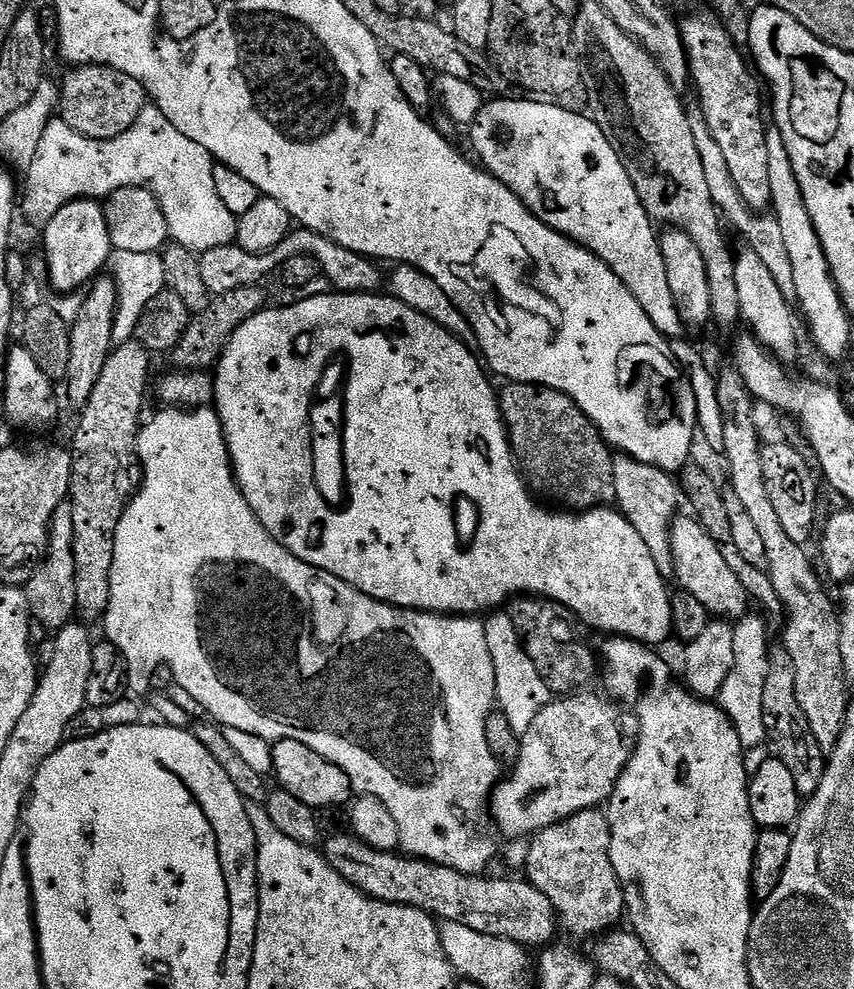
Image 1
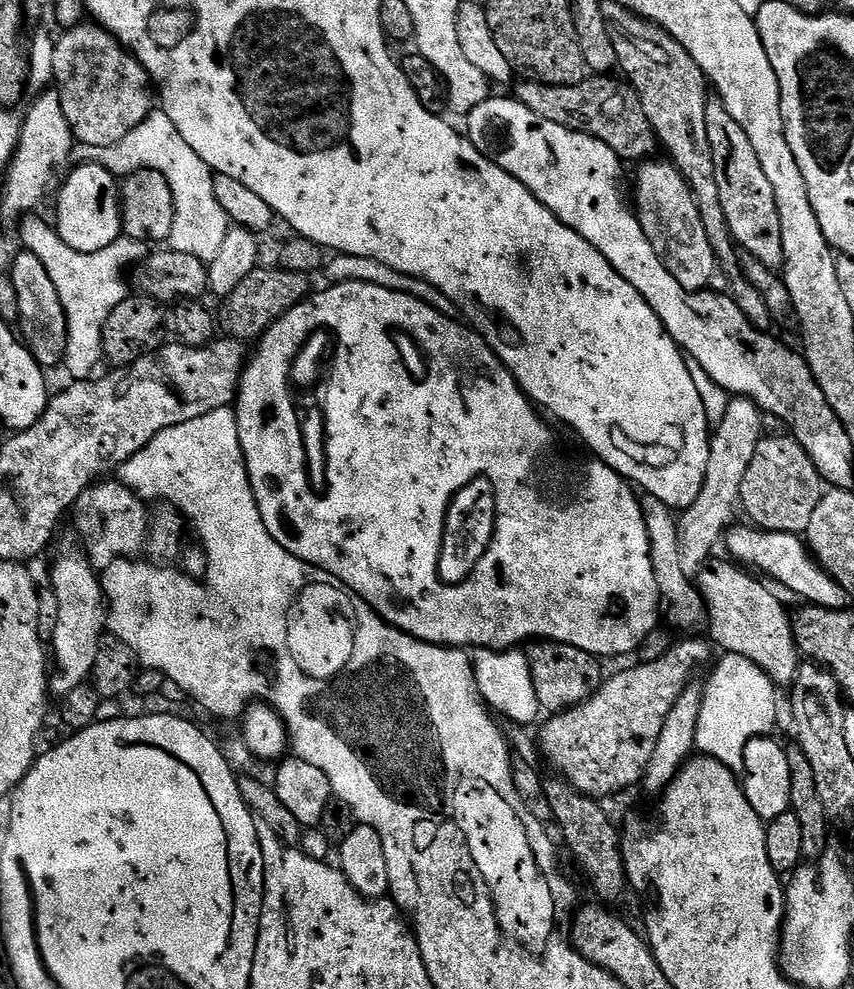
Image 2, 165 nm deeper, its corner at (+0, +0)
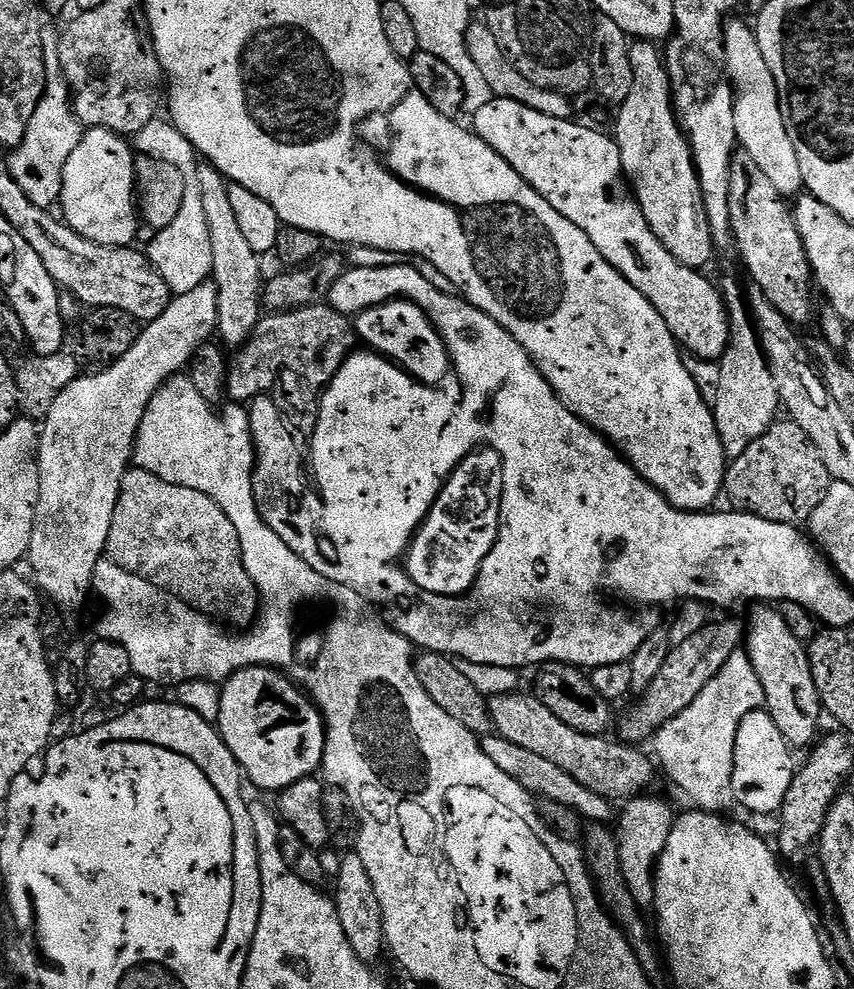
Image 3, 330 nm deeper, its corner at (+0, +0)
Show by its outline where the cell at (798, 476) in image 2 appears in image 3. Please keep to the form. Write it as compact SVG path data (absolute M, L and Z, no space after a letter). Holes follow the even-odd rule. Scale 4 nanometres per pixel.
M787 418L777 419L766 434L746 446L737 460L727 465L724 474L723 495L737 512L766 518L770 522L807 525L818 510L818 502L826 498L830 483L828 468L810 438L802 434L802 426Z

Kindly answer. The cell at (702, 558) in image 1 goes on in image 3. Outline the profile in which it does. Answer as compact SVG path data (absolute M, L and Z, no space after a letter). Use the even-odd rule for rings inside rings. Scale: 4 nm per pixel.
M775 607L753 608L756 609L752 617L746 621L746 651L754 666L754 674L758 674L758 682L762 682L766 710L774 718L774 726L782 730L782 738L786 738L789 746L796 750L807 749L817 739L816 727L822 717L822 705L814 686L805 641L794 638L790 626L786 626L786 618L782 618Z

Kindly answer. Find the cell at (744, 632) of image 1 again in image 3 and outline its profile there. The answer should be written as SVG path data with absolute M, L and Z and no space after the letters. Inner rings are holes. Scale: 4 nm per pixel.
M739 650L732 654L714 679L705 687L698 698L682 710L672 721L666 722L654 737L656 744L655 759L660 759L659 767L693 800L695 807L702 812L727 813L728 807L736 804L734 798L734 742L738 738L738 726L742 726L742 718L746 714L761 711L765 707L762 682L758 682L758 674L754 674L754 666L750 662L747 651Z

